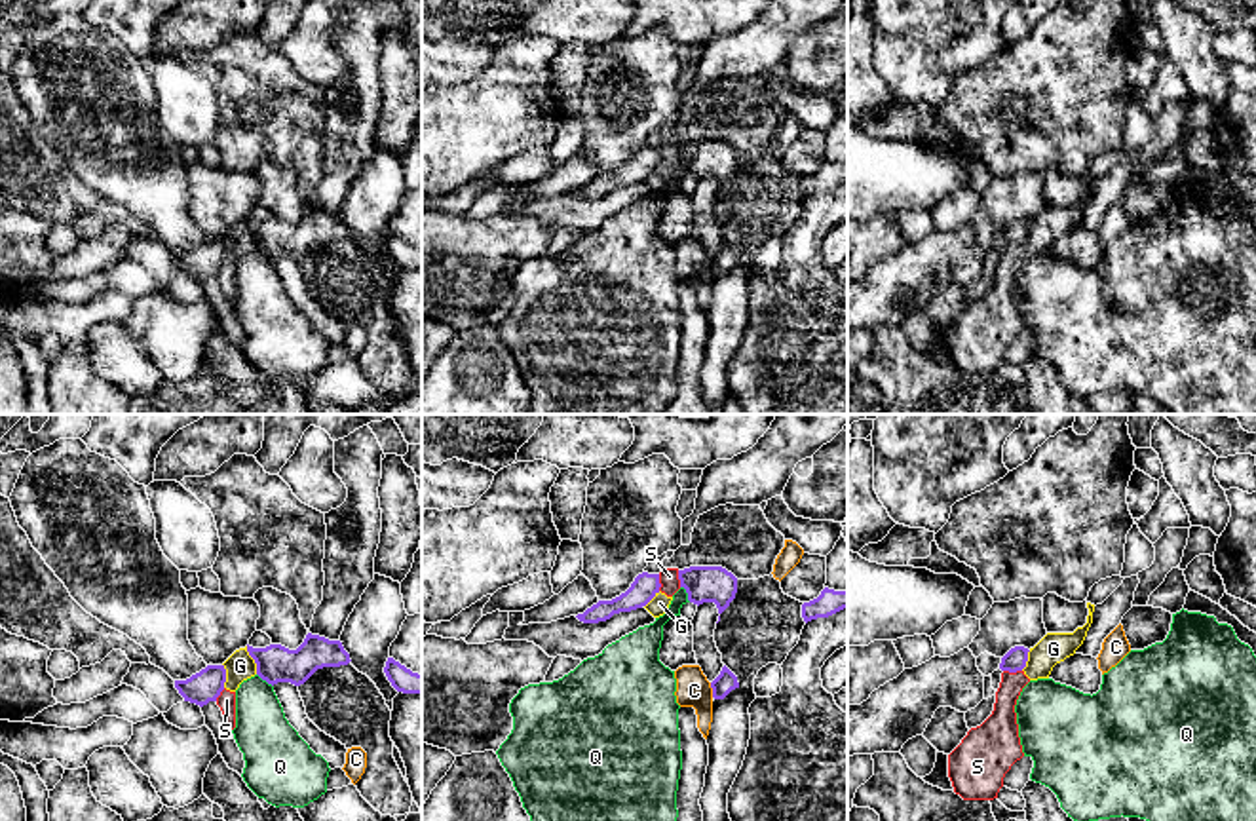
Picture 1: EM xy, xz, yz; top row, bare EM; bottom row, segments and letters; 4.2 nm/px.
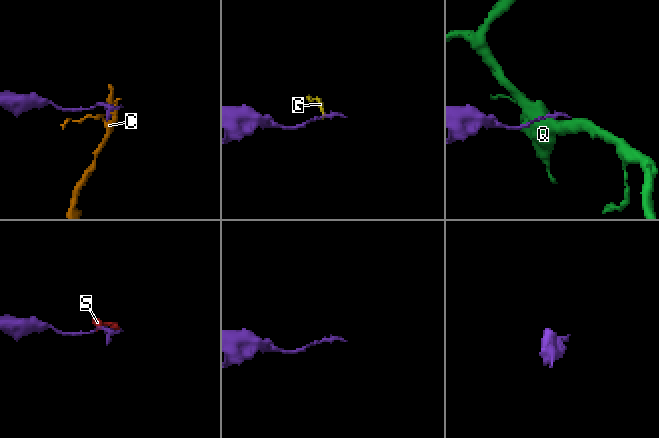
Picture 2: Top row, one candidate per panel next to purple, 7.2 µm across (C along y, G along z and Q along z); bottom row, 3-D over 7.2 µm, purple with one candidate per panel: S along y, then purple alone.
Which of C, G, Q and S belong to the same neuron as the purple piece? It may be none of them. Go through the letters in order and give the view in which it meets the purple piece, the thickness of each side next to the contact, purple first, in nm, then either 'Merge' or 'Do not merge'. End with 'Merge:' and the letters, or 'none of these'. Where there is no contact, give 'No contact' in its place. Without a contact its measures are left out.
C: Touches purple in xz. Thickness 90 nm (purple) against 140 nm. Do not merge
G: Touches purple in xy. Thickness 160 nm (purple) against 120 nm. Do not merge
Q: Touches purple in xz. Thickness 160 nm (purple) against 110 nm. Do not merge
S: Touches purple in yz. Thickness 100 nm (purple) against 150 nm. Do not merge
Merge: none of these

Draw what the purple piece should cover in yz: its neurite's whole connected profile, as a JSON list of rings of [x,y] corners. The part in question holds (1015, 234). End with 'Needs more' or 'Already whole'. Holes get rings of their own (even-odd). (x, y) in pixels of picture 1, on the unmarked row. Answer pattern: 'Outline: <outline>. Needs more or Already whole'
Outline: [[[1015,220],[1011,222],[1003,232],[1001,232],[1001,238],[999,238],[999,243],[1001,245],[1009,245],[1009,247],[1017,247],[1017,245],[1022,245],[1026,241],[1026,236],[1028,236],[1028,222],[1024,220]]]. Already whole

